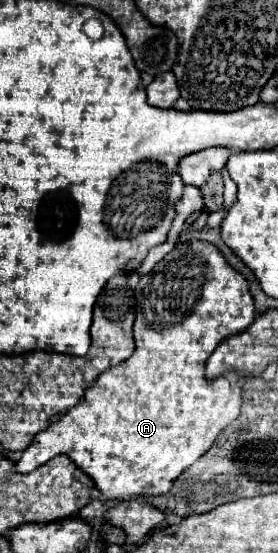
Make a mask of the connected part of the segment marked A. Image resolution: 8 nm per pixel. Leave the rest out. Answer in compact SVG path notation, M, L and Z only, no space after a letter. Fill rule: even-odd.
M190 241L190 243L178 243L160 263L154 265L154 269L146 275L140 277L140 283L134 291L134 297L136 297L136 321L134 321L134 339L136 339L136 349L132 353L130 359L126 359L124 363L116 365L114 369L106 369L82 395L80 403L74 405L60 421L52 423L48 429L40 431L32 445L22 453L20 461L16 463L16 471L20 473L28 473L28 471L34 471L38 469L40 465L44 465L48 459L60 455L60 453L66 453L84 473L88 473L94 481L96 481L96 487L100 489L100 493L104 495L104 499L130 499L134 495L162 495L162 493L168 493L172 483L178 479L178 475L182 471L186 471L196 459L200 459L214 443L214 439L218 437L218 433L228 427L240 413L240 405L242 405L242 375L238 375L236 371L230 371L222 377L216 377L216 379L208 379L206 377L206 359L210 357L210 353L218 347L220 341L224 341L228 335L234 335L234 333L240 333L244 331L256 317L256 309L254 309L254 297L250 293L250 281L240 273L236 271L228 261L226 257L220 253L220 249L208 241Z

